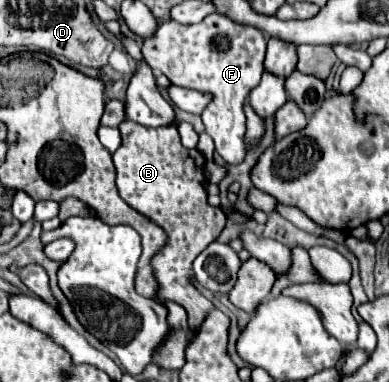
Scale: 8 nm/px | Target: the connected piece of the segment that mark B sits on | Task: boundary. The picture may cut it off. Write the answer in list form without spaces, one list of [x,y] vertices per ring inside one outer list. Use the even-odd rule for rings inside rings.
[[[123,120],[119,124],[119,132],[123,136],[123,144],[113,154],[119,196],[131,208],[143,216],[149,216],[149,220],[155,224],[161,224],[167,234],[165,246],[161,246],[161,252],[157,252],[157,256],[151,260],[153,276],[157,276],[159,284],[155,300],[159,304],[167,304],[171,300],[183,306],[189,316],[189,326],[195,330],[201,326],[213,304],[203,298],[199,290],[189,282],[191,262],[207,244],[219,236],[221,228],[225,226],[221,208],[215,208],[207,202],[203,176],[205,158],[191,158],[191,150],[181,144],[175,122],[169,126],[149,128],[131,120]]]

